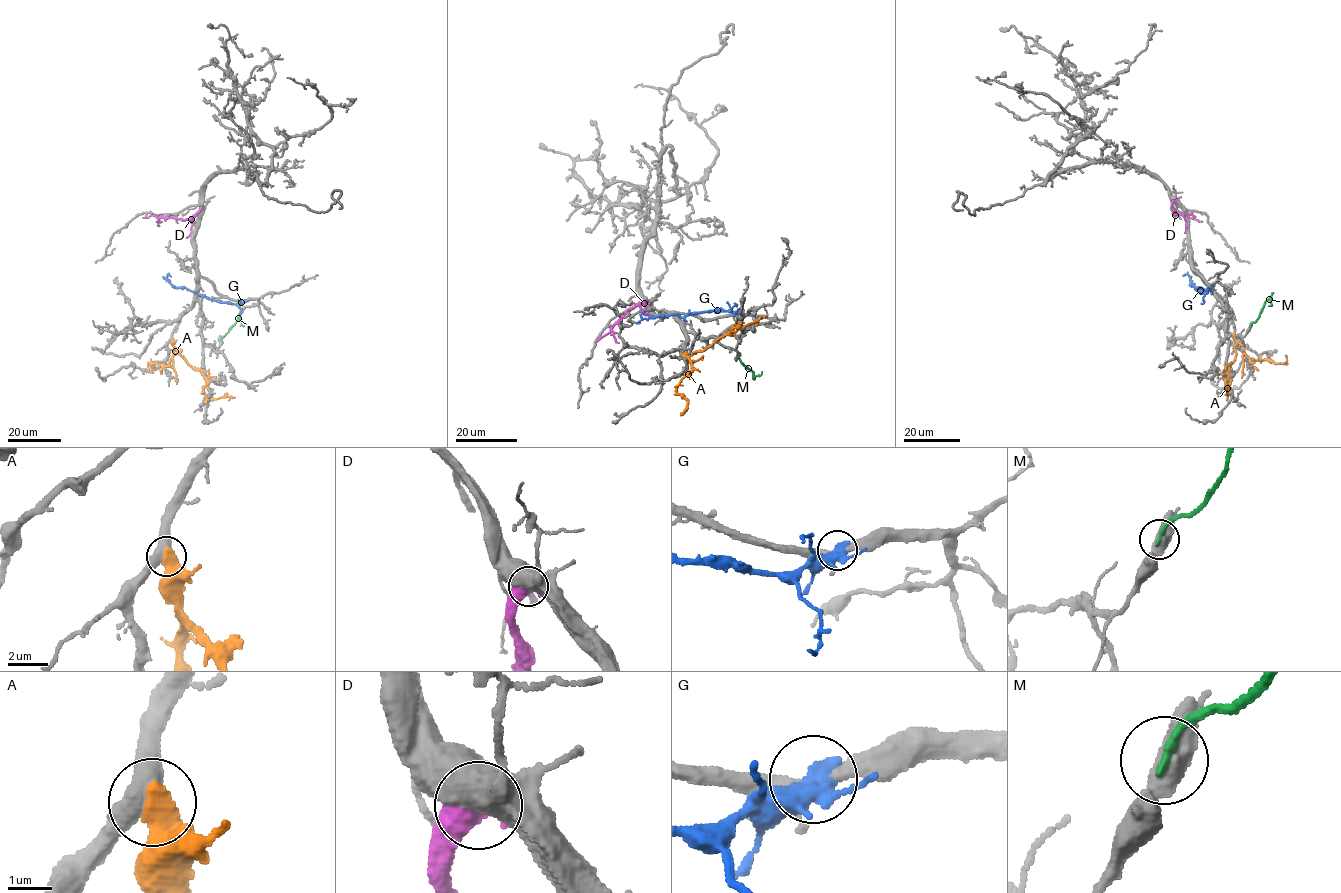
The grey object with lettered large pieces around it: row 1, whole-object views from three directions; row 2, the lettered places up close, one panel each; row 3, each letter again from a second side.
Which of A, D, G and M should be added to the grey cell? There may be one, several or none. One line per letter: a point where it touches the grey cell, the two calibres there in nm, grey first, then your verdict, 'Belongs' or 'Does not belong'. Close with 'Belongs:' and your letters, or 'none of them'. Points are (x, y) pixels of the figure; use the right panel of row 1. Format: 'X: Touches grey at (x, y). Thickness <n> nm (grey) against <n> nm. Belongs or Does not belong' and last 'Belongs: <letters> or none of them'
A: Touches grey at (1233, 335). Thickness 440 nm (grey) against 550 nm. Does not belong
D: Touches grey at (1174, 200). Thickness 800 nm (grey) against 440 nm. Does not belong
G: Touches grey at (1210, 287). Thickness 320 nm (grey) against 360 nm. Does not belong
M: Touches grey at (1250, 326). Thickness 480 nm (grey) against 190 nm. Does not belong
Belongs: none of them

